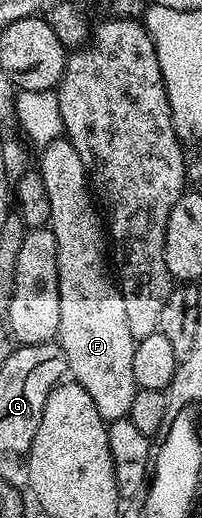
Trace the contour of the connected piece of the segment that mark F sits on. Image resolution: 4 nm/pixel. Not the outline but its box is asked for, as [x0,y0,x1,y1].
[36,136,139,423]

